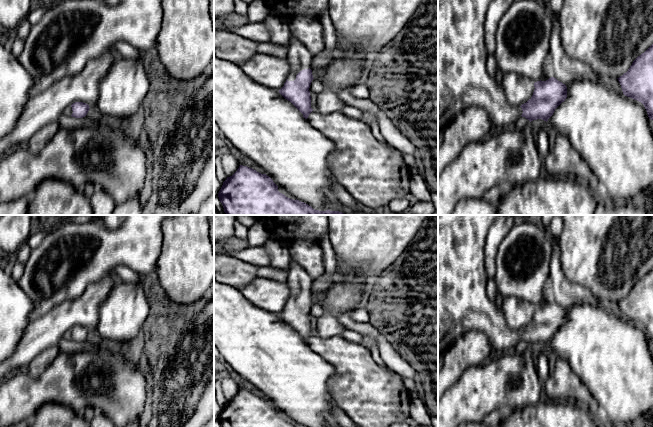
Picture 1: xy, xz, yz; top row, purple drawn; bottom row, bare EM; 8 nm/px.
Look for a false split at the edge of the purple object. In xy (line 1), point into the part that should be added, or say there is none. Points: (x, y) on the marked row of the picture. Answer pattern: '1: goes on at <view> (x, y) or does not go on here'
1: goes on at xy (68, 111)

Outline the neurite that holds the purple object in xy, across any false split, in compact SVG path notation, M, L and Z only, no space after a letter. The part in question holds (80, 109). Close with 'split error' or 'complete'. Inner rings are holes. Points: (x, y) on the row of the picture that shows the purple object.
M75 102L65 110L64 114L75 118L83 118L87 115L89 108L86 103Z; split error

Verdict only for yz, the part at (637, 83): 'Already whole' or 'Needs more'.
Already whole

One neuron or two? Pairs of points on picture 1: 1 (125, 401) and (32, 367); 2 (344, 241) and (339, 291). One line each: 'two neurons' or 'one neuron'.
1: two neurons
2: one neuron

